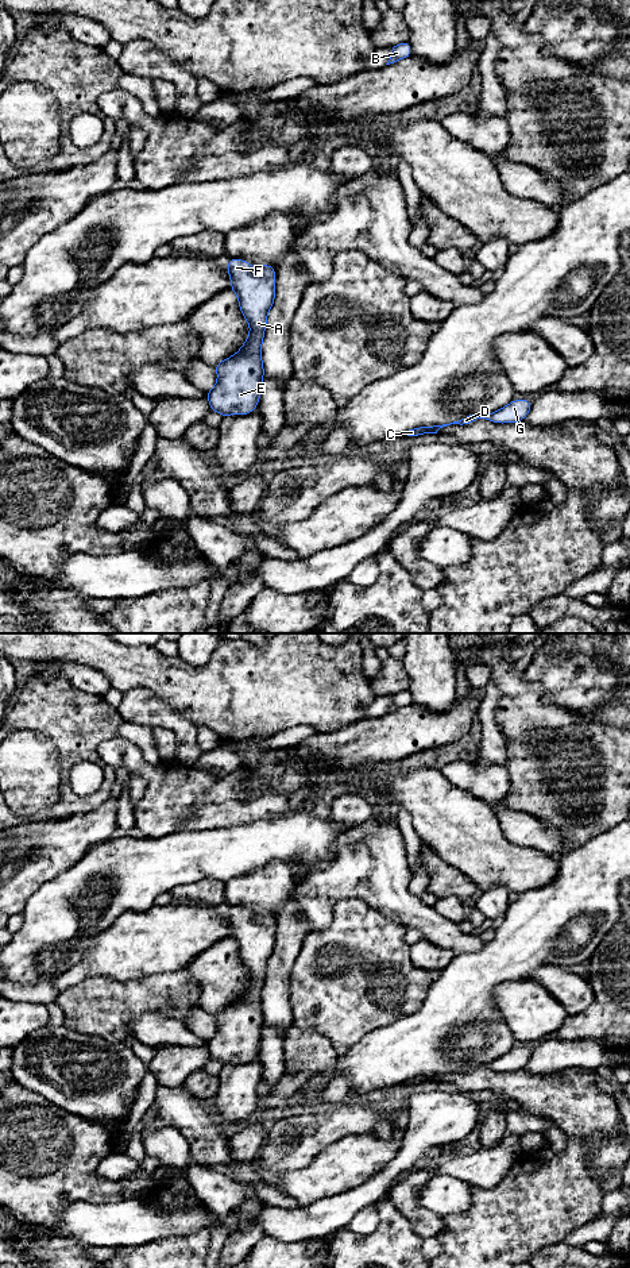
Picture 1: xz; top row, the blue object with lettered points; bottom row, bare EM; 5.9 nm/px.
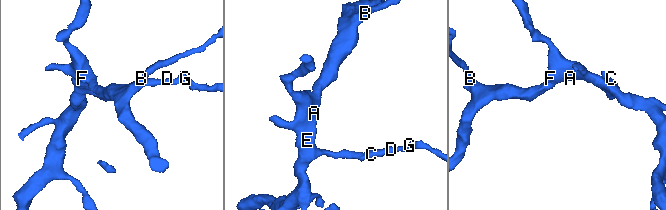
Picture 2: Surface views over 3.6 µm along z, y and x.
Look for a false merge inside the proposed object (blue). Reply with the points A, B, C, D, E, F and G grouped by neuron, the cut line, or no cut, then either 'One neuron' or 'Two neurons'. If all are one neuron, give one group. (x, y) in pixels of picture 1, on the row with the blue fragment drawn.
Groups: A B C D E F G. No split. One neuron

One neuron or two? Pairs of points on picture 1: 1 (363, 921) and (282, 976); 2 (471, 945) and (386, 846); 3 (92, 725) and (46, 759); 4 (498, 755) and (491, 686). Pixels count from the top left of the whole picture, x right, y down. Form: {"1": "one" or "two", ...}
{"1": "two", "2": "one", "3": "two", "4": "one"}

